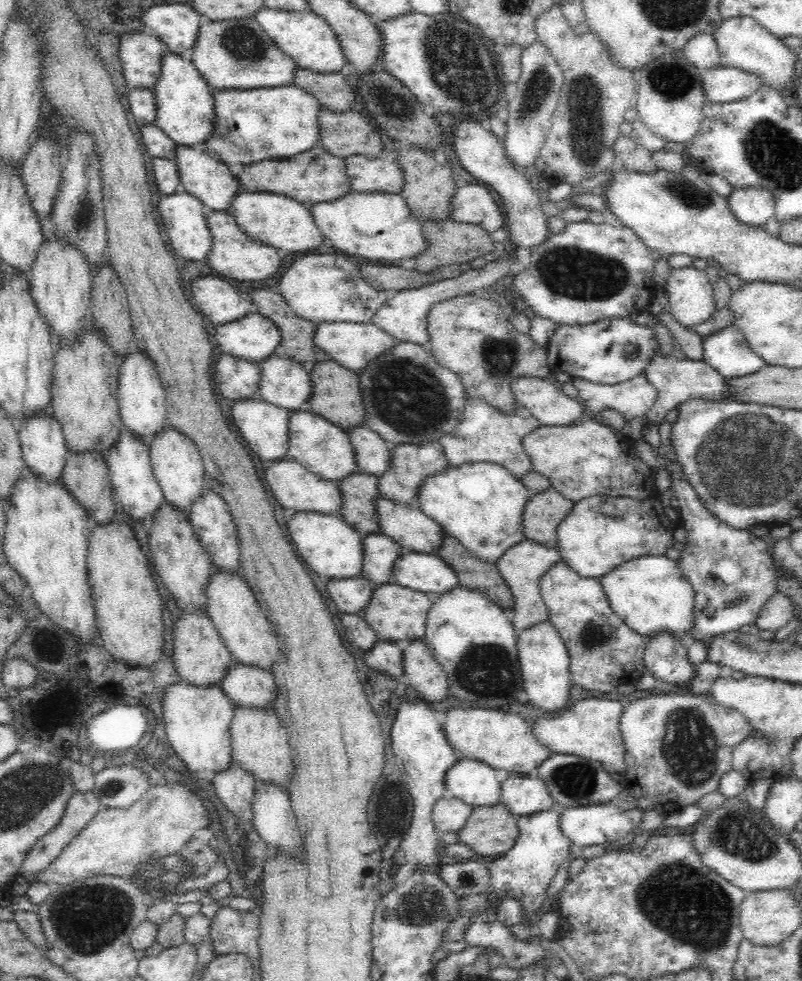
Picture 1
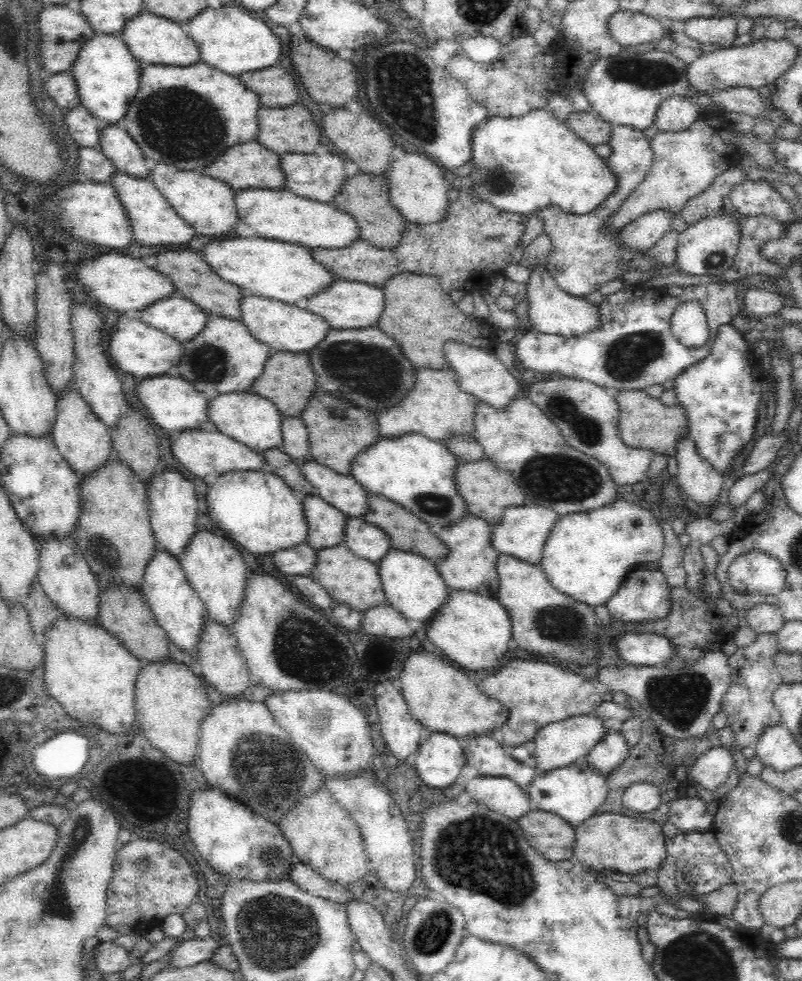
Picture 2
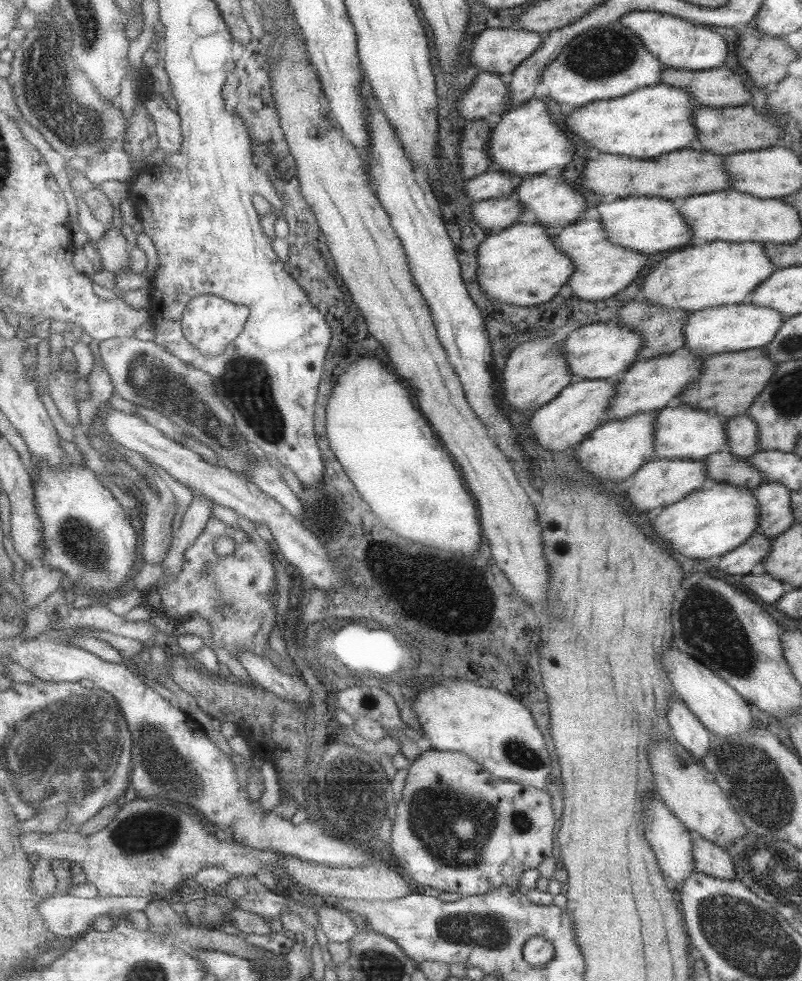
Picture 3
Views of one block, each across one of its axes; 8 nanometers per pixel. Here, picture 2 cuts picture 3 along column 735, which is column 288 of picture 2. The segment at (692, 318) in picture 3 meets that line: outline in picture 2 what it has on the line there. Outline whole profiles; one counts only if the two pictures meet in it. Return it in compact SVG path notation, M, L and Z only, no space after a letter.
M242 294L239 302L241 321L250 336L268 346L273 352L306 352L325 338L329 324L318 315L308 312L301 304L288 304L258 295Z

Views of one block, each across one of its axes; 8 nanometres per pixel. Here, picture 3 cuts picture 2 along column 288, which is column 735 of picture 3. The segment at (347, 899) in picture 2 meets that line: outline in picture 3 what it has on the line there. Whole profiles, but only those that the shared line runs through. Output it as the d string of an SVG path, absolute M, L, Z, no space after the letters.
M698 835L691 838L695 871L721 880L736 878L733 861L726 849Z

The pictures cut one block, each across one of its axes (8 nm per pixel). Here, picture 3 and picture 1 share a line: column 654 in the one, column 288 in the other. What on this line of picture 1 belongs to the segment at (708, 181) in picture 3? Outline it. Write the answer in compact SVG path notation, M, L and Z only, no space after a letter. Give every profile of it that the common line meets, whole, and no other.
M317 142L308 151L288 159L267 159L244 165L237 176L241 190L250 192L274 192L289 196L305 205L330 201L350 192L343 157L334 156Z

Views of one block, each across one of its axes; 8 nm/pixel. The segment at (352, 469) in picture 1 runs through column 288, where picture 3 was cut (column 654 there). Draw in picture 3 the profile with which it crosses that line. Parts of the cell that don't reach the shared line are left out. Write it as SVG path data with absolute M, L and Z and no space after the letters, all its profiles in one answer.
M674 402L657 411L652 424L654 459L703 460L713 453L727 450L724 420L719 414L705 412L700 408L691 408L686 404Z

